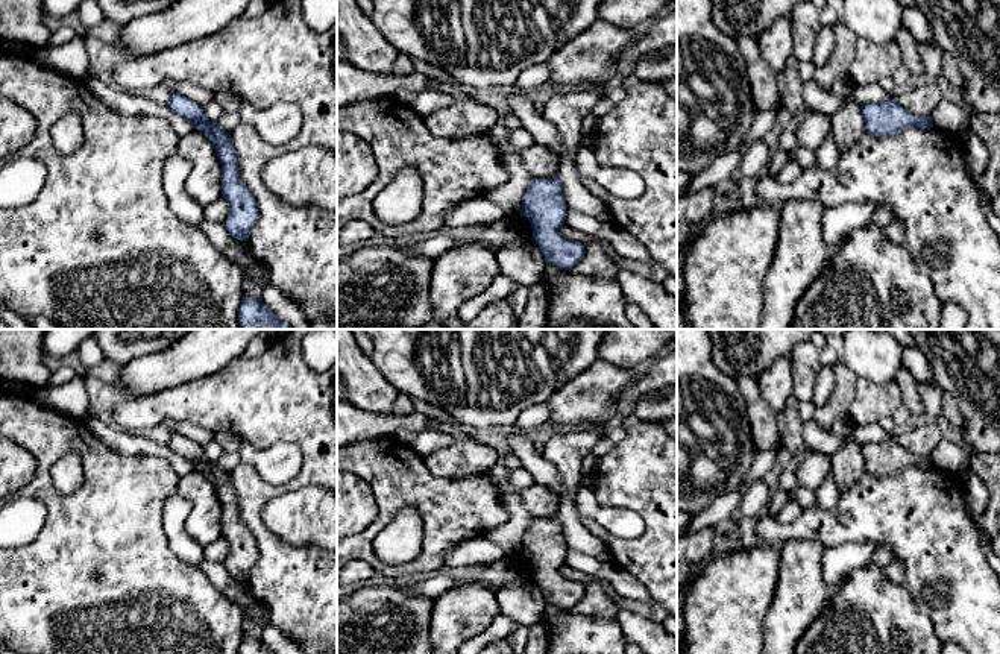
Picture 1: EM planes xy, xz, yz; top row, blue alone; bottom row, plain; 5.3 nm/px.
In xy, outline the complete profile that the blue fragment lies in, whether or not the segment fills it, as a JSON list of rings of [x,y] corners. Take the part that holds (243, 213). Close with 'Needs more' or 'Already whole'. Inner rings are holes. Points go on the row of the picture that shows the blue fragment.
[[[173,93],[167,106],[187,118],[196,130],[209,137],[222,164],[222,197],[229,205],[229,214],[223,225],[234,238],[247,241],[258,220],[258,206],[252,193],[240,179],[238,161],[229,132],[223,130],[217,121],[209,121],[205,117],[203,106],[179,93]]]. Already whole

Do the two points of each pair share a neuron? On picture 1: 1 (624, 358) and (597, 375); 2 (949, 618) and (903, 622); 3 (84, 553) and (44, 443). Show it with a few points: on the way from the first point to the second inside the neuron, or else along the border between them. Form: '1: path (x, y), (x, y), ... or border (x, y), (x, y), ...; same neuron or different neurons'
1: border (598, 357), (625, 369); different neurons
2: border (909, 591), (915, 607), (930, 621), (940, 638); different neurons
3: path (78, 525), (43, 489), (43, 471); same neuron

